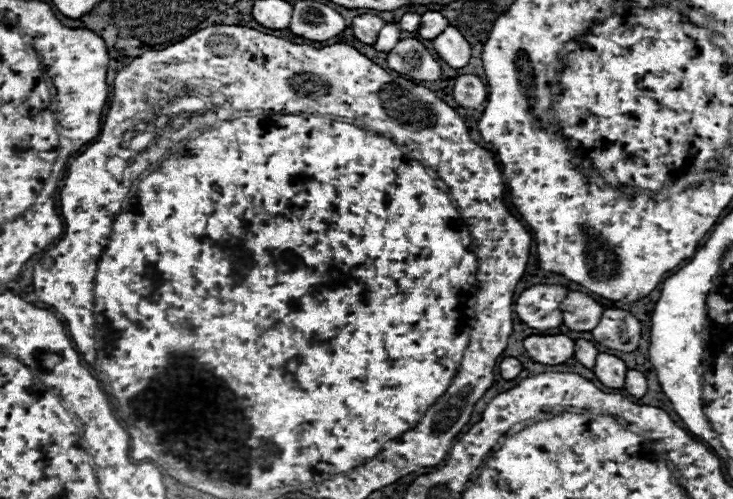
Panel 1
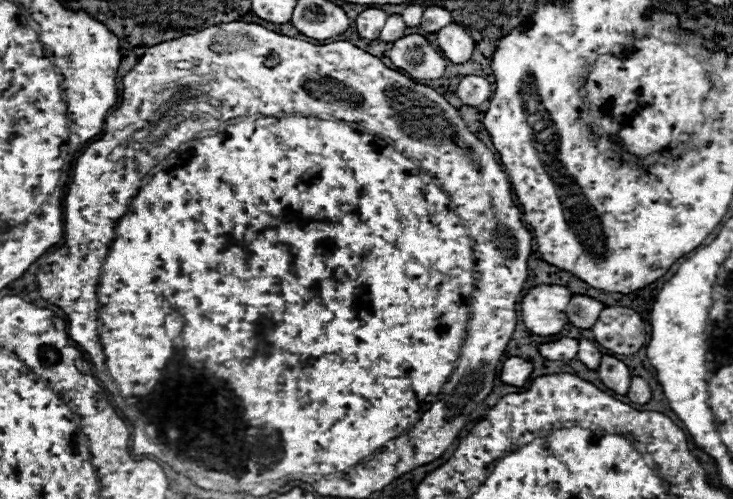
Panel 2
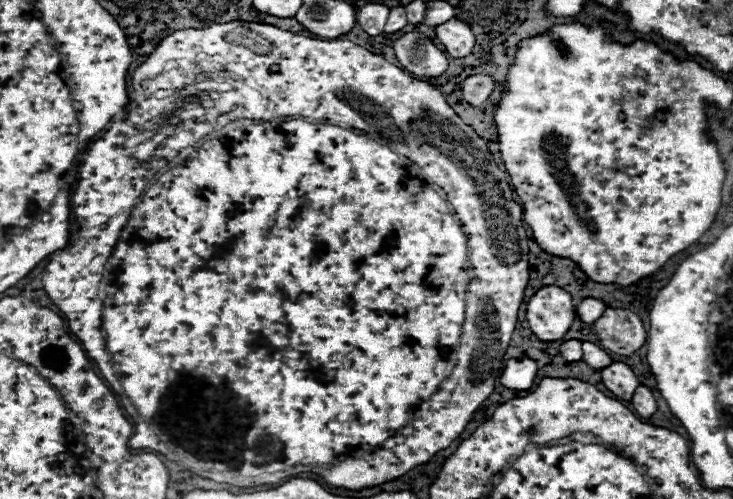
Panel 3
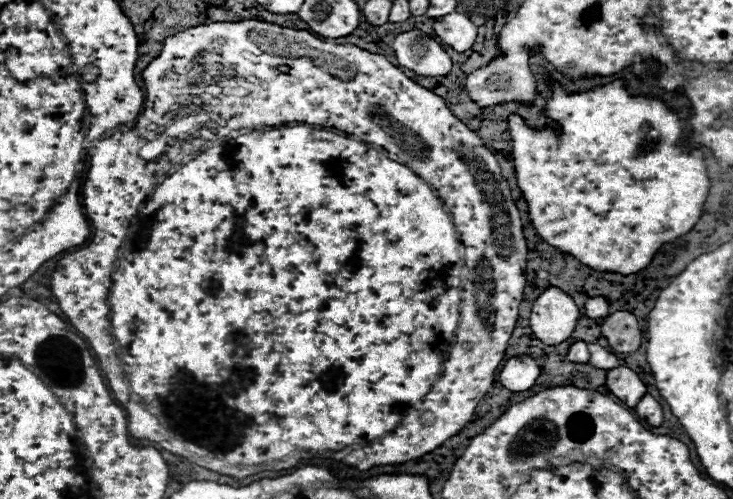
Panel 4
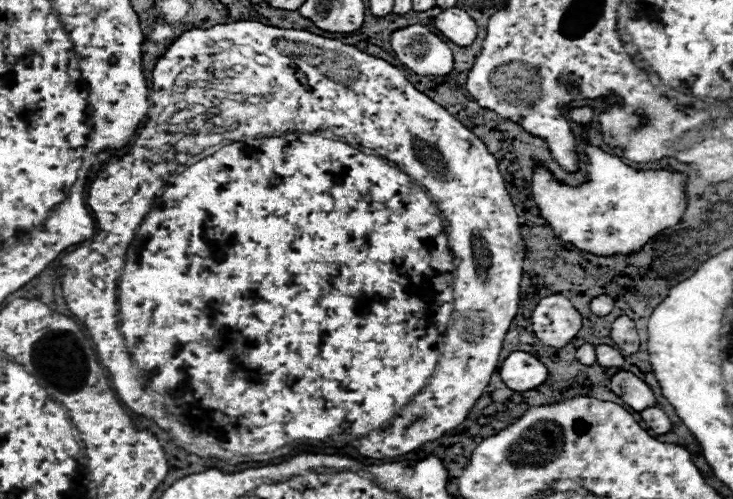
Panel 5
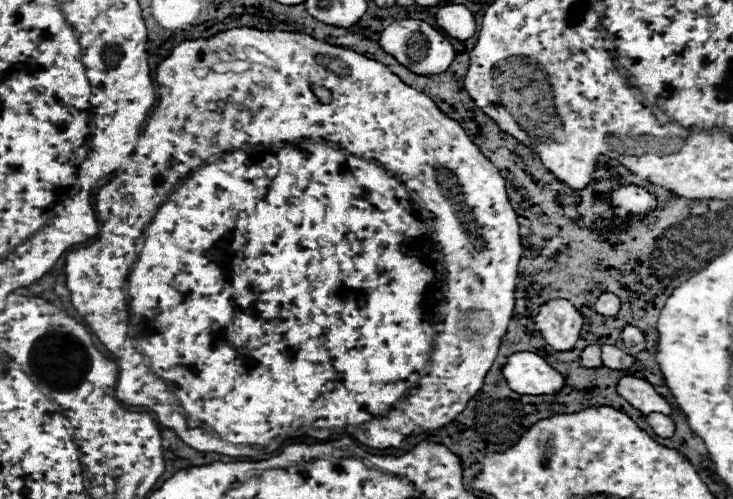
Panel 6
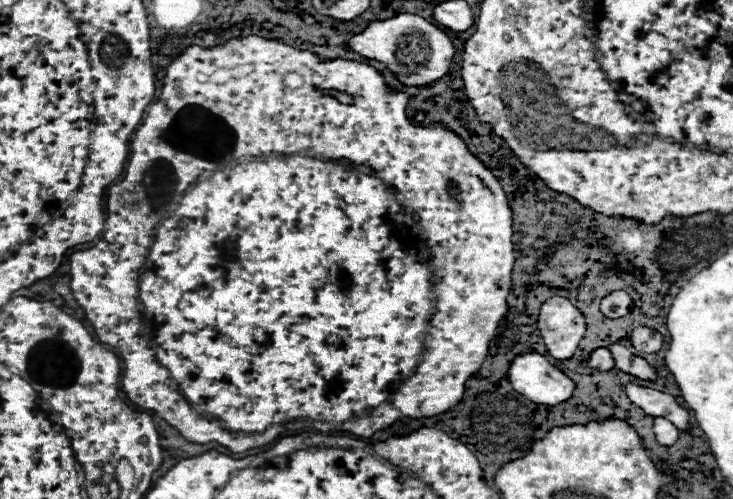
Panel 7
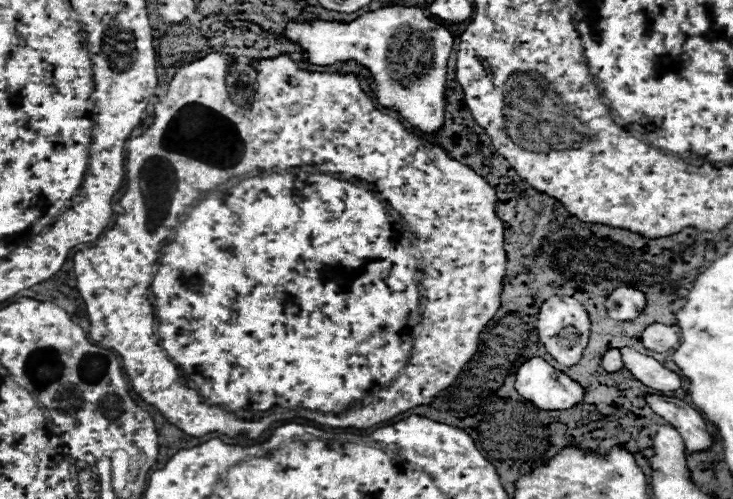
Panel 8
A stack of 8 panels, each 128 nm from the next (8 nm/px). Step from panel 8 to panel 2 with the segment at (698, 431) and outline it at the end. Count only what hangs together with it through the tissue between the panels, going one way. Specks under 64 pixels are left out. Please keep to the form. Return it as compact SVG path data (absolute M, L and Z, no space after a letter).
M602 356L602 362L598 366L598 376L602 380L602 384L610 390L614 390L616 394L626 394L630 388L630 372L628 366L624 362L620 362L614 356Z

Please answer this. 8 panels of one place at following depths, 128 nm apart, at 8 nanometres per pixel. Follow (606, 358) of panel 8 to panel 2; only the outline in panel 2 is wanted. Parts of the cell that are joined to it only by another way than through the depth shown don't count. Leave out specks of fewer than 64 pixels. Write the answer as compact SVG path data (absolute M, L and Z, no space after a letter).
M560 338L556 342L540 344L538 352L548 360L572 360L578 354L578 340L574 338Z

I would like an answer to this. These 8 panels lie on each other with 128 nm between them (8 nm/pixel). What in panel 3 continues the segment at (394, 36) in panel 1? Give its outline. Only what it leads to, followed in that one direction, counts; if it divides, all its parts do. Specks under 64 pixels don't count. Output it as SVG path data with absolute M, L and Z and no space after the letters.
M396 6L396 8L390 8L390 16L388 16L388 22L384 26L384 32L386 34L394 34L398 32L400 28L404 28L408 22L406 22L406 10L402 6Z

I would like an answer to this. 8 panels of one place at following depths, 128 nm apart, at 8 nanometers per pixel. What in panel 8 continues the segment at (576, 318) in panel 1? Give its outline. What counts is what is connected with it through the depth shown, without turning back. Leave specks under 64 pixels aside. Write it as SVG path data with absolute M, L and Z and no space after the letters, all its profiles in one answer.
M630 286L616 288L606 298L608 316L614 320L634 320L646 306L646 296Z

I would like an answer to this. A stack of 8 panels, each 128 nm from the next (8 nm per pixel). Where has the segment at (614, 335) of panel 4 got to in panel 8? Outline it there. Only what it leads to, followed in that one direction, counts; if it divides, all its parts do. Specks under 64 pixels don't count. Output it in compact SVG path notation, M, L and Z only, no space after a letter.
M656 322L656 324L650 324L648 328L644 328L640 340L642 340L644 348L648 348L652 352L664 352L664 350L678 346L680 336L674 326L666 326L666 324Z

